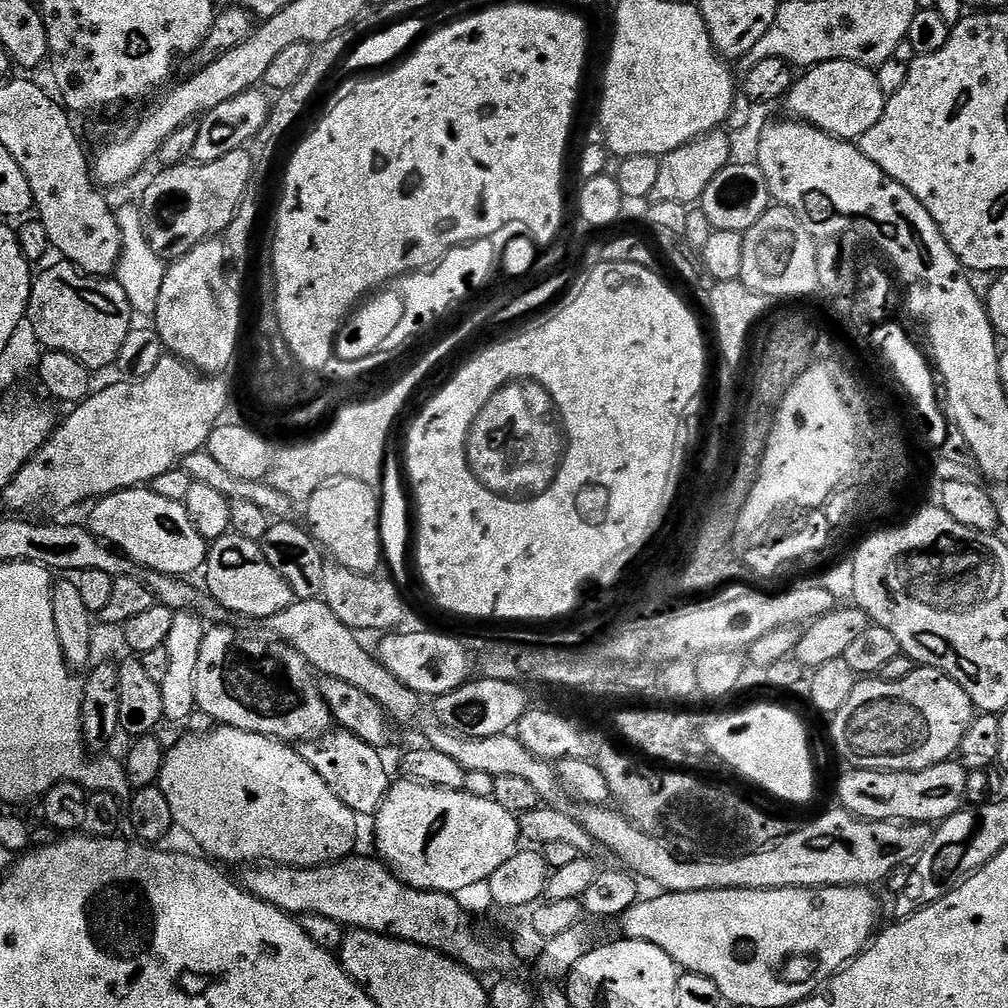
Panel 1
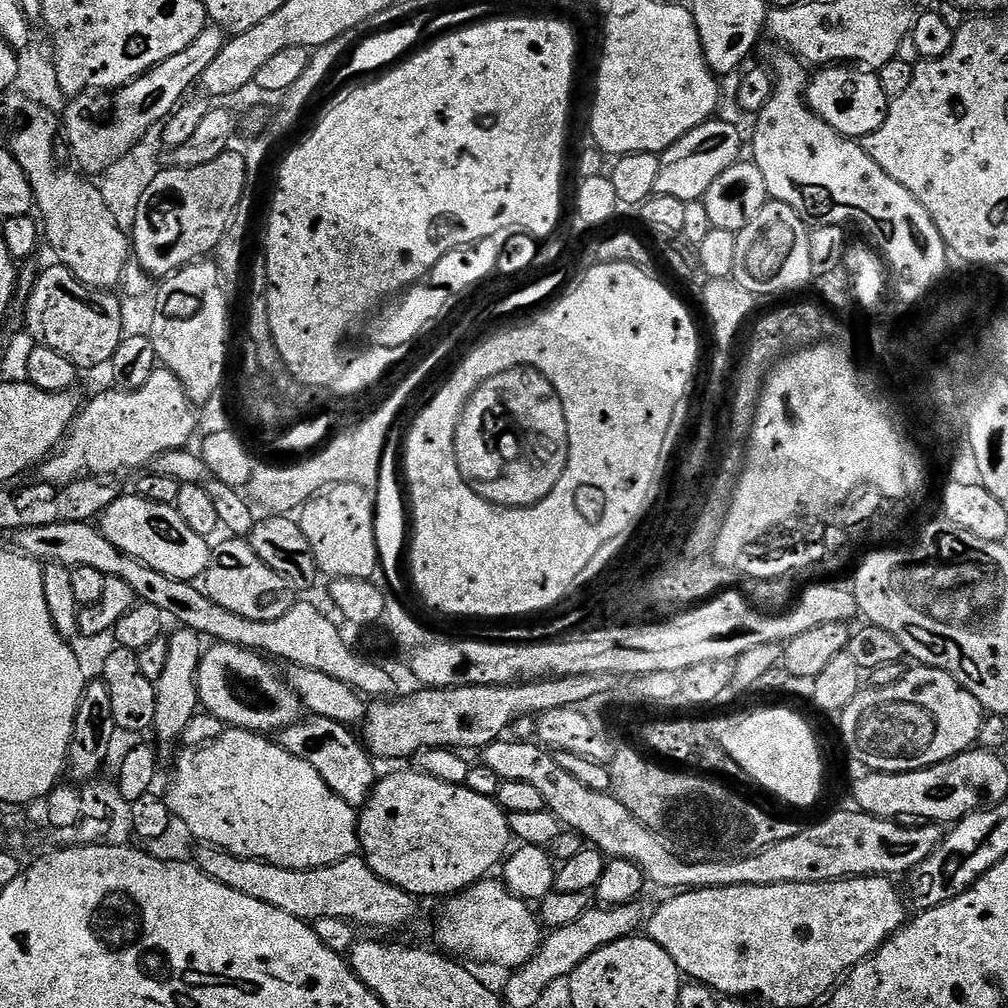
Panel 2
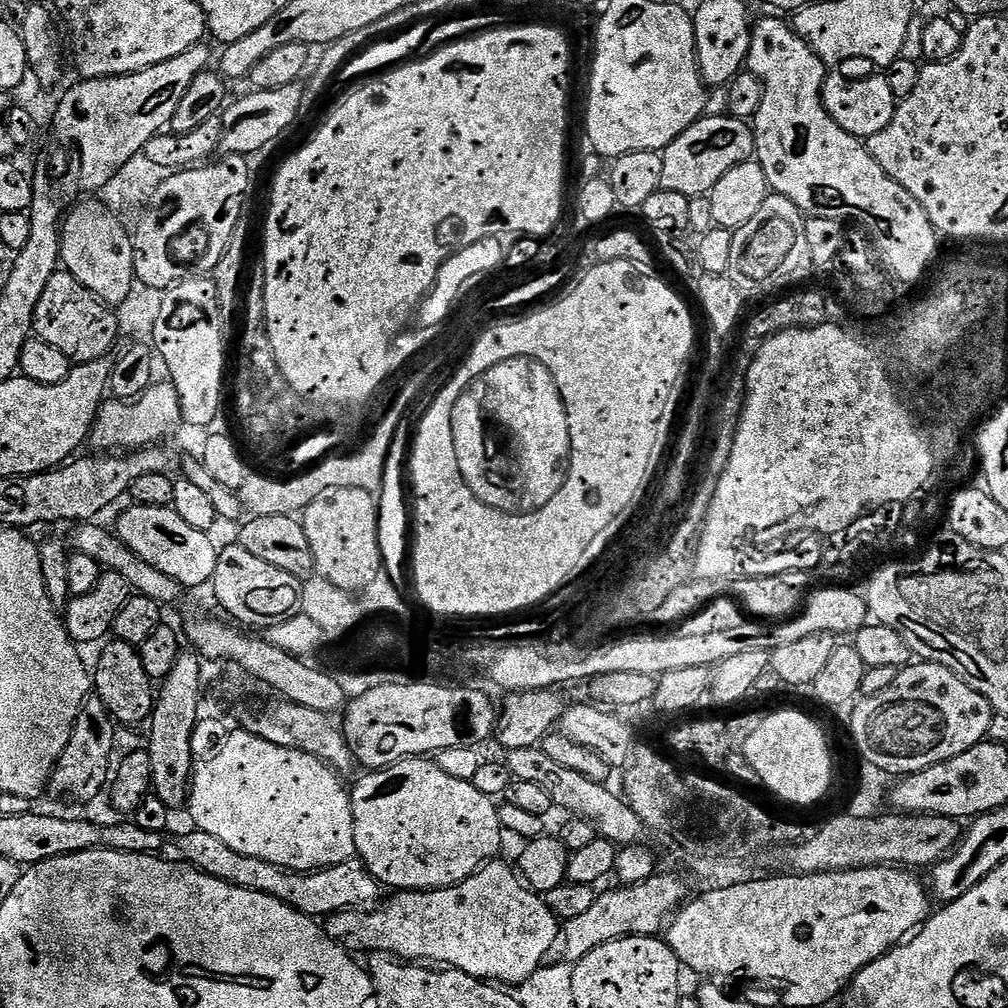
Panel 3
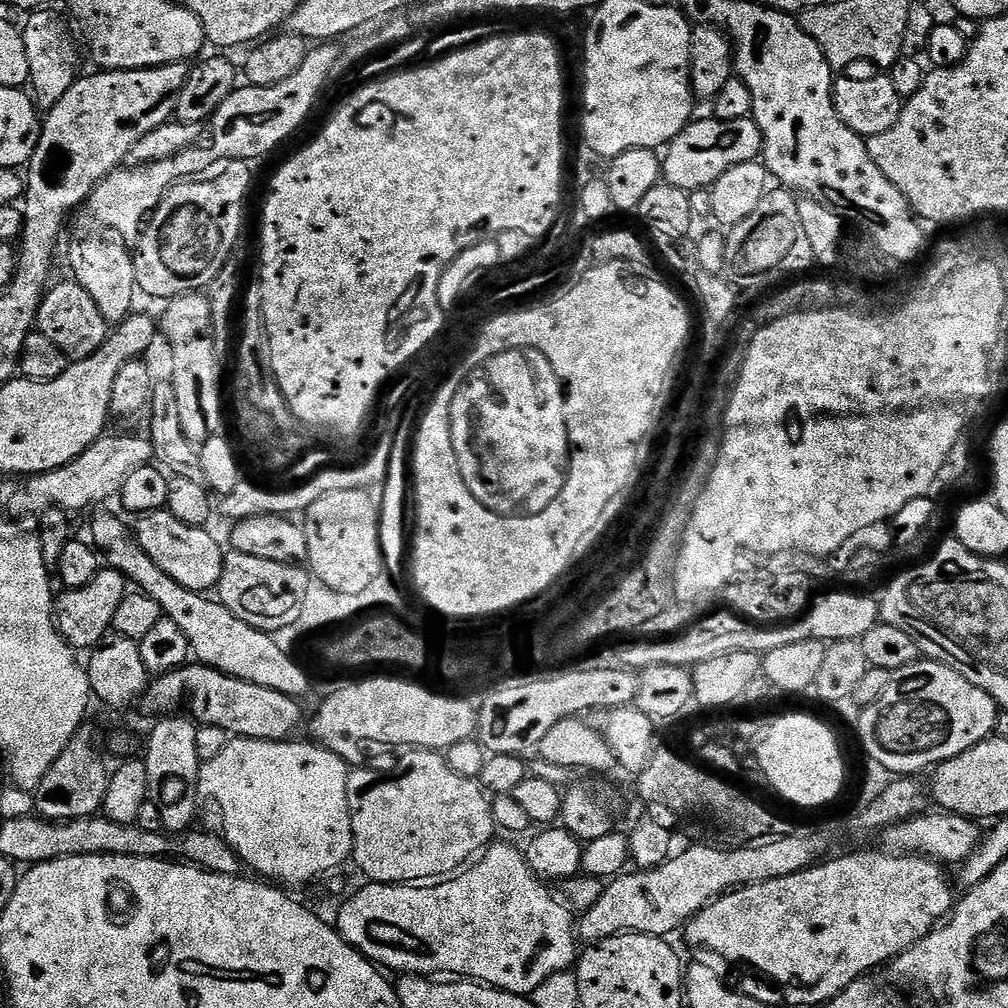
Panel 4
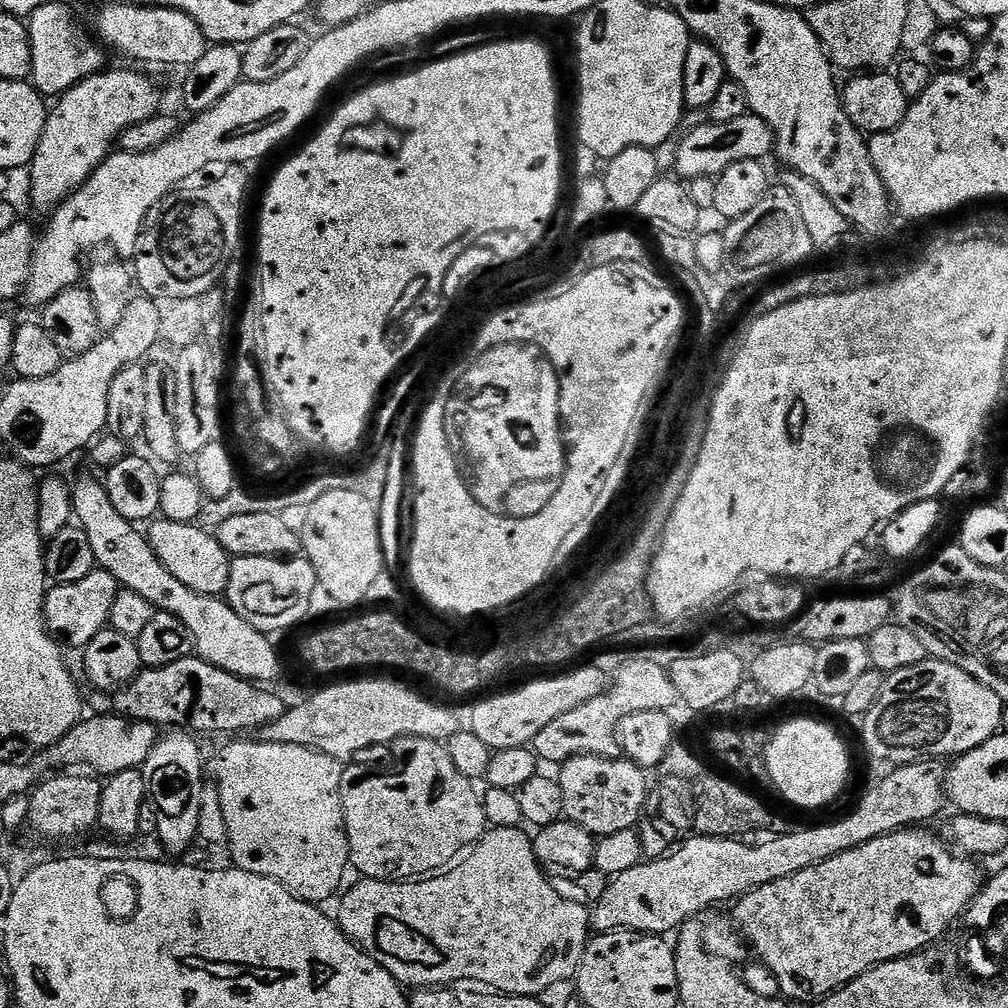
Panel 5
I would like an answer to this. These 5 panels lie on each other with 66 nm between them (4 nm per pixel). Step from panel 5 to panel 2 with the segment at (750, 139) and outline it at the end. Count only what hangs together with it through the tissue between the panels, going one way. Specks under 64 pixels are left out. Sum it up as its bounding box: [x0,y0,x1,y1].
[654,118,746,204]

